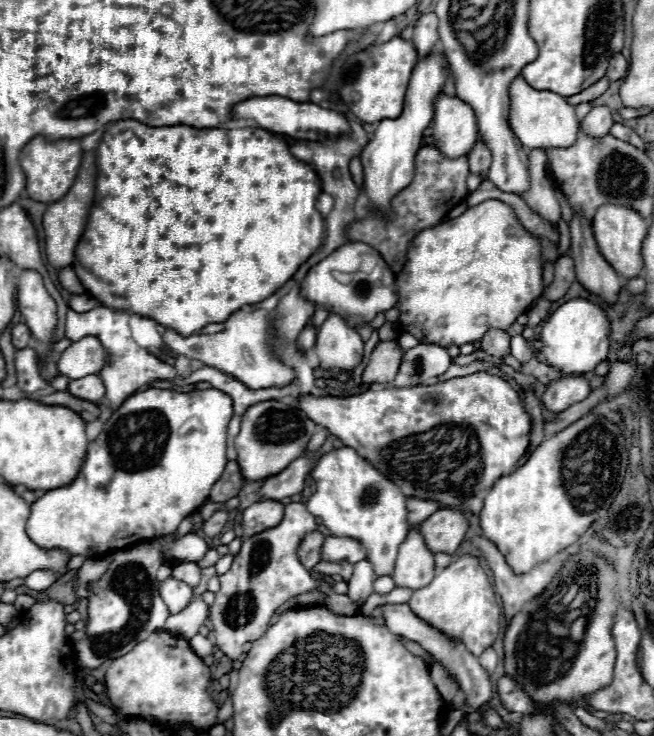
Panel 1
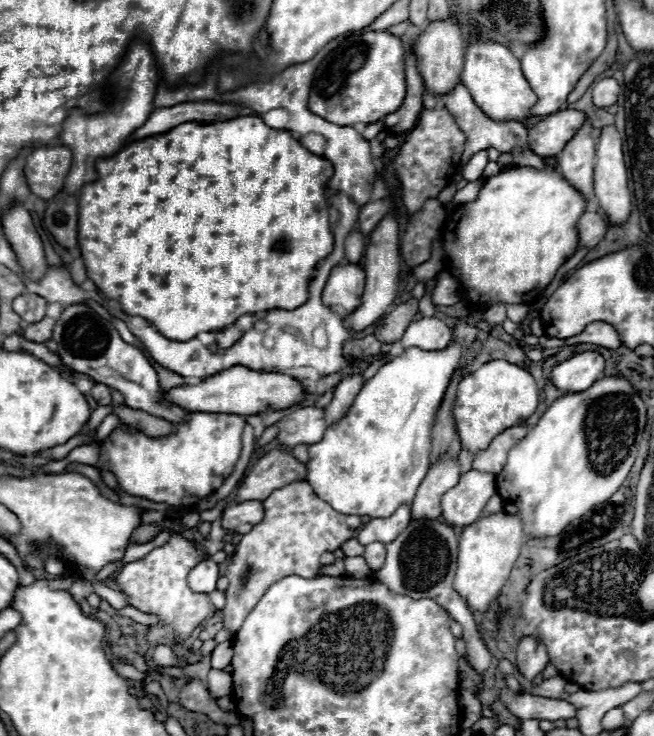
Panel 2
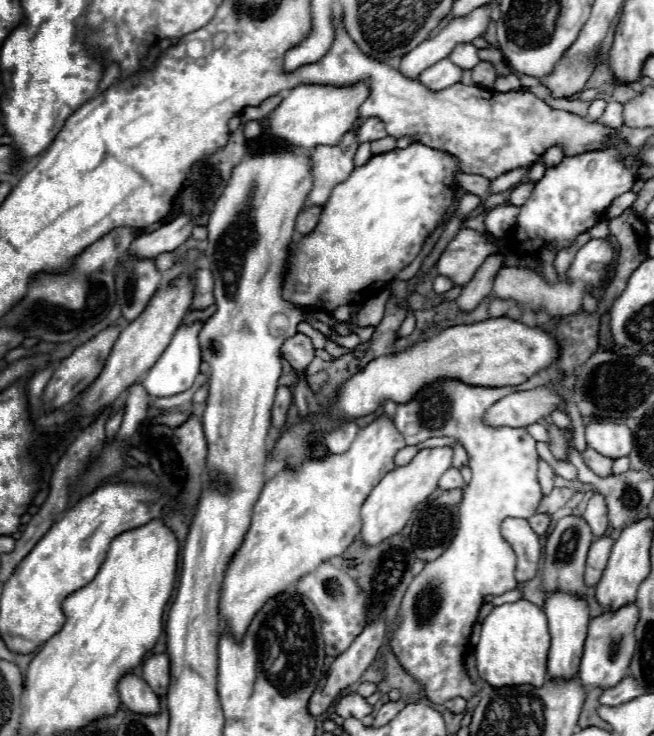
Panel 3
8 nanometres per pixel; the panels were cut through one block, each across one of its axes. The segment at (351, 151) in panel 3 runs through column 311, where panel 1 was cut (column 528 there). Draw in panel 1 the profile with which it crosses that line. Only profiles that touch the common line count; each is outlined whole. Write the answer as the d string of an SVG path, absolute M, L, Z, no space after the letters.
M534 148L528 152L530 158L530 190L522 194L526 204L540 214L544 222L550 222L550 226L558 228L560 222L560 204L554 194L554 184L548 176L548 150Z

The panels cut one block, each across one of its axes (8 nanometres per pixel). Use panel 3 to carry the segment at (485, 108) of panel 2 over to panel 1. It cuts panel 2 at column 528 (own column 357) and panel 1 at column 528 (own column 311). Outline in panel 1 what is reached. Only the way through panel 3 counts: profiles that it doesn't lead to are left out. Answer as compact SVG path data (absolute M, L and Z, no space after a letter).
M518 76L510 86L510 124L526 150L572 146L580 128L576 108L568 104L566 98L548 90L534 90L522 76Z

